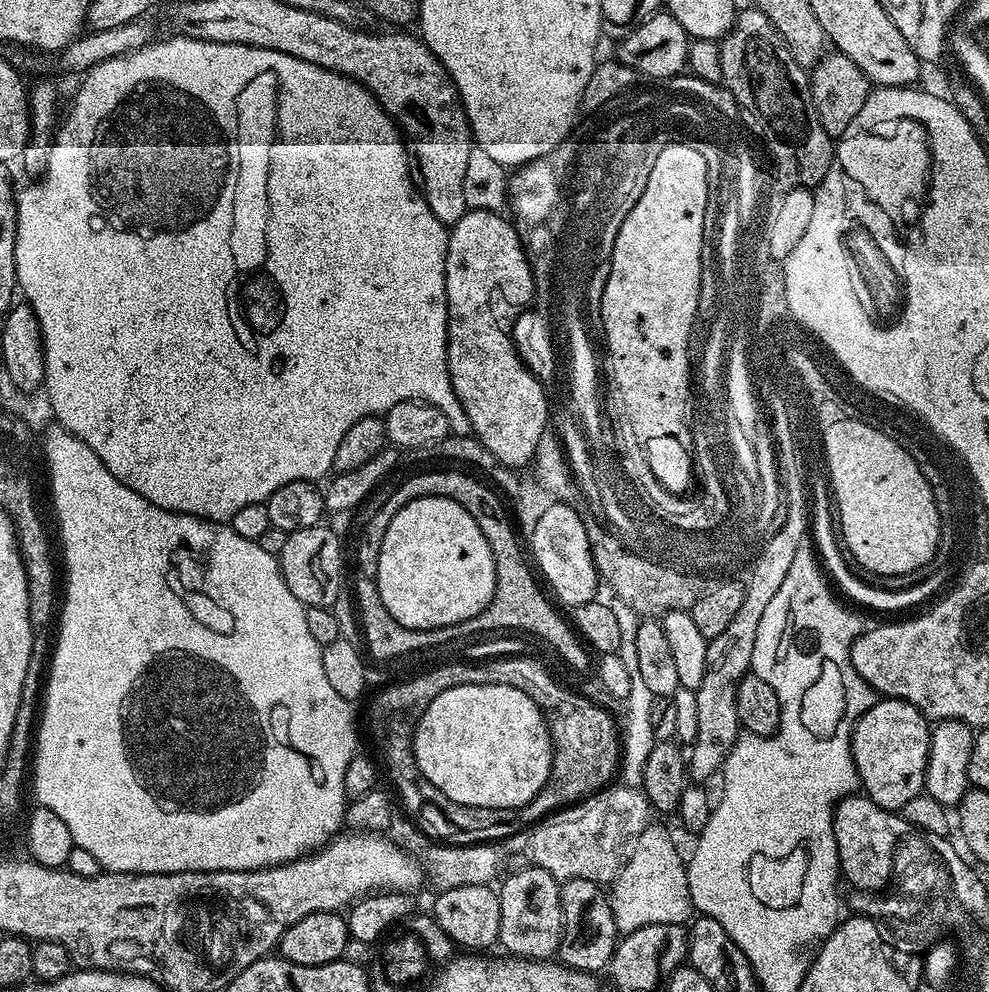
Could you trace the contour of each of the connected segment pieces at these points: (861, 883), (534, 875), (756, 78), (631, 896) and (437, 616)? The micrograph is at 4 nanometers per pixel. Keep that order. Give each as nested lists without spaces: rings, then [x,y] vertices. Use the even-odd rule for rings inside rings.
[[[853,794],[844,797],[832,813],[832,829],[838,846],[838,858],[843,879],[849,880],[856,887],[855,891],[860,894],[879,893],[885,885],[885,877],[890,876],[886,858],[889,857],[892,848],[893,835],[898,827],[898,816],[895,811],[878,806],[869,800],[867,795]]]
[[[527,866],[513,876],[503,877],[504,885],[499,885],[500,898],[500,938],[507,951],[513,956],[523,956],[526,960],[547,960],[560,951],[560,939],[564,933],[562,902],[560,901],[560,884],[549,872],[535,866]]]
[[[749,6],[737,15],[728,35],[719,41],[722,54],[722,84],[731,92],[739,108],[739,118],[753,137],[761,136],[772,160],[776,163],[776,176],[781,189],[815,189],[826,178],[834,159],[834,140],[822,126],[812,101],[812,90],[788,43],[778,34],[778,30],[762,14],[759,8]]]
[[[655,826],[644,829],[620,869],[620,875],[610,885],[610,899],[616,931],[620,934],[658,922],[684,924],[693,915],[686,860],[680,857],[670,833]]]
[[[441,496],[418,498],[398,514],[382,538],[378,570],[374,574],[386,610],[407,628],[438,628],[474,618],[490,603],[495,592],[495,562],[490,546],[474,518],[458,502]]]

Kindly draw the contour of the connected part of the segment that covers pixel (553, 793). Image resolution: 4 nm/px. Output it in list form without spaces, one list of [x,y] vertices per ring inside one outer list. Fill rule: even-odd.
[[[556,682],[549,687],[536,683],[530,693],[532,701],[540,707],[540,712],[548,723],[548,733],[552,739],[552,773],[548,775],[548,781],[542,786],[540,793],[533,798],[536,801],[536,808],[532,808],[532,812],[536,812],[539,821],[559,812],[562,808],[571,808],[572,805],[593,796],[600,789],[609,787],[613,783],[612,775],[615,772],[617,775],[618,761],[622,756],[617,721],[615,724],[608,717],[607,710],[599,708],[594,701],[587,700],[584,696],[575,696],[574,693],[567,692],[559,686],[560,684]]]

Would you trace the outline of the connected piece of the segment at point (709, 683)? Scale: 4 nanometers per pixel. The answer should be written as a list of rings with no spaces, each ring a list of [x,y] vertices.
[[[802,491],[787,493],[786,506],[779,521],[776,533],[765,539],[765,548],[761,552],[764,560],[760,560],[755,576],[752,576],[750,586],[742,598],[742,607],[738,614],[731,620],[730,626],[718,634],[718,638],[710,641],[708,646],[708,669],[702,678],[702,686],[694,689],[698,698],[698,734],[690,745],[686,756],[686,772],[693,781],[704,782],[712,775],[719,773],[724,767],[724,759],[736,745],[736,737],[741,735],[738,706],[736,705],[736,687],[744,676],[749,675],[754,654],[754,638],[758,634],[758,622],[762,622],[762,614],[766,614],[766,606],[770,606],[778,586],[790,574],[790,562],[794,562],[794,554],[805,543],[804,531],[810,528],[810,512],[806,507],[806,496]]]

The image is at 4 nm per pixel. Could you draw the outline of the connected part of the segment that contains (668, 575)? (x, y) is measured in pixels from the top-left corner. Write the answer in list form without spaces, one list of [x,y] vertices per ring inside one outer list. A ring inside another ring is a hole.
[[[585,513],[587,540],[590,542],[591,554],[595,560],[596,572],[599,579],[610,586],[614,596],[626,602],[636,613],[642,616],[660,616],[665,612],[689,611],[698,603],[697,593],[701,590],[698,581],[683,579],[673,575],[673,572],[661,571],[645,563],[638,555],[634,555],[624,547],[620,538],[597,516]],[[607,551],[612,552],[612,557]]]

